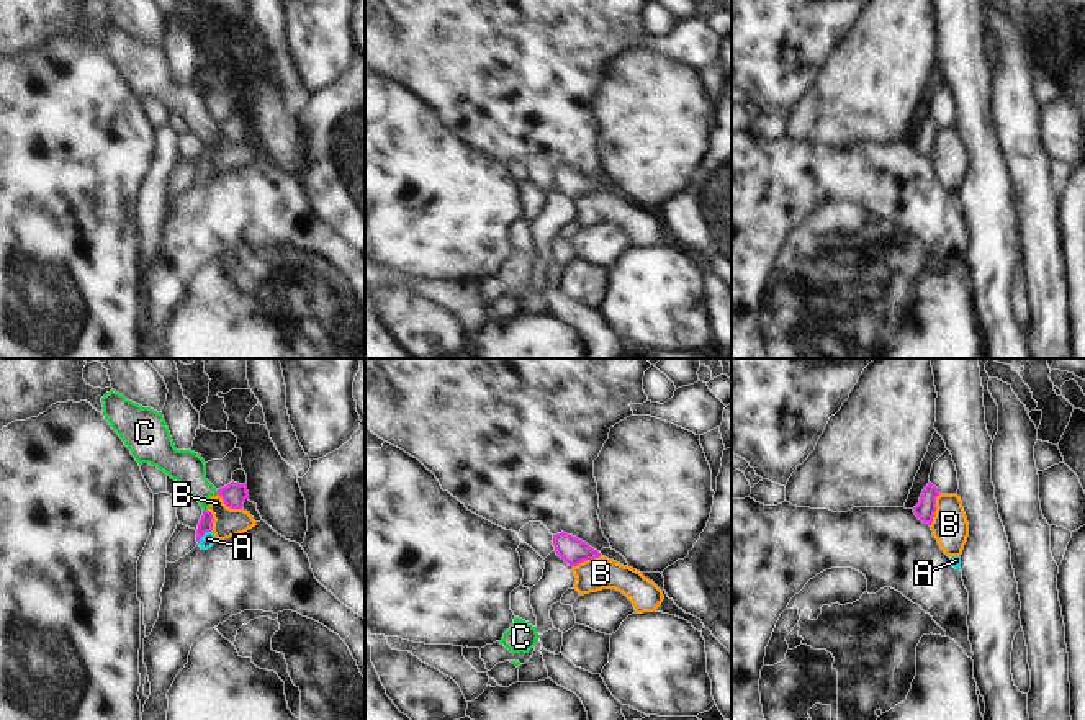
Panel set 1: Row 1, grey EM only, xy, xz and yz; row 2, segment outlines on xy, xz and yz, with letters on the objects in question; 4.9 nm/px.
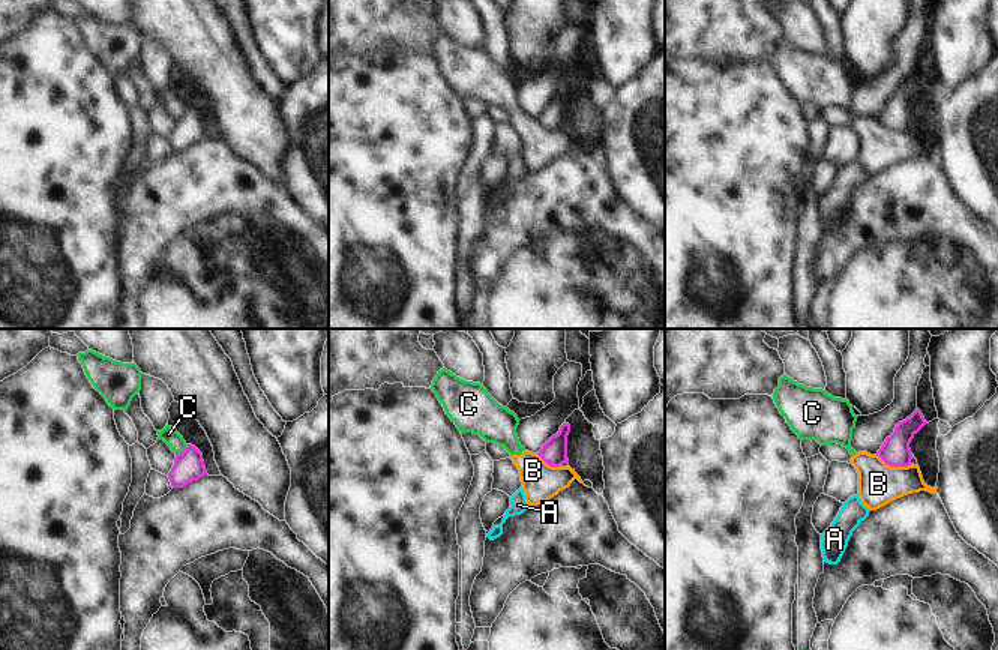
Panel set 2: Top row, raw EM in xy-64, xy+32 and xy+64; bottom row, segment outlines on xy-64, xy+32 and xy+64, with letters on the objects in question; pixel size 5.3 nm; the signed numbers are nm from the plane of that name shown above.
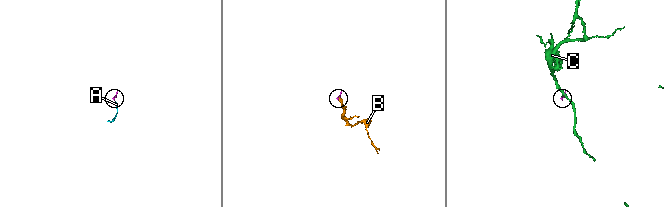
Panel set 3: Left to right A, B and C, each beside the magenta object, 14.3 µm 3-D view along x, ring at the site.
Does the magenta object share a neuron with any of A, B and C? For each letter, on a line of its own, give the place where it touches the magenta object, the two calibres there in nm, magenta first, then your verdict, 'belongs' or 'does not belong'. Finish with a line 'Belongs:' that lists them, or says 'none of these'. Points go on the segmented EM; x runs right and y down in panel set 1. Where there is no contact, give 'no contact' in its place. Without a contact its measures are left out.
A: xy (202, 535) | 70/70 nm | belongs
B: yz (935, 509) | 100/180 nm | does not belong
C: xy (218, 491) | 120/170 nm | does not belong
Belongs: A

